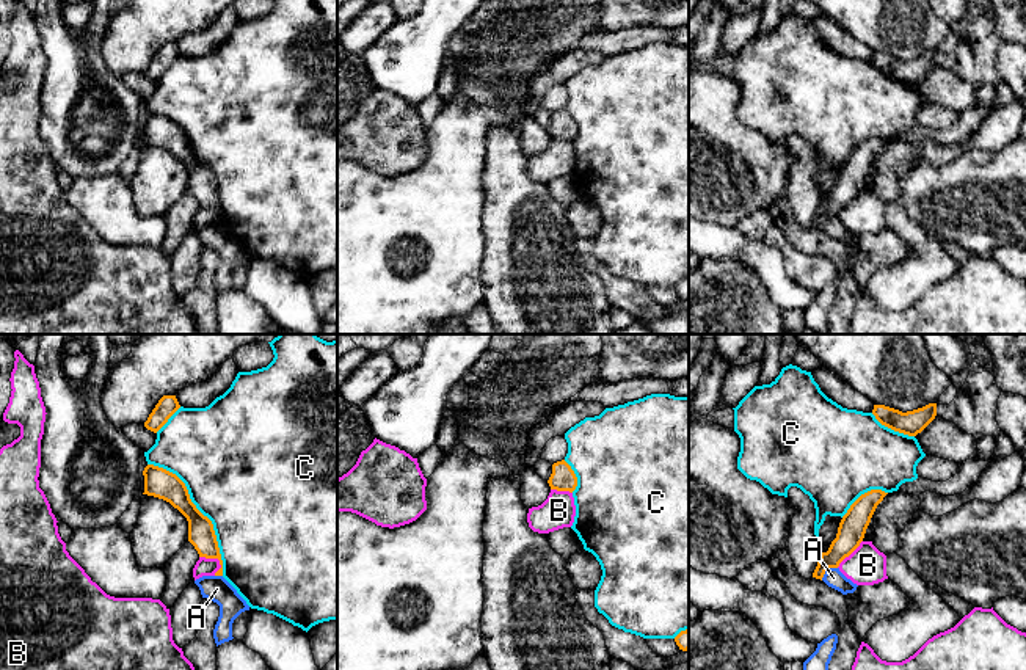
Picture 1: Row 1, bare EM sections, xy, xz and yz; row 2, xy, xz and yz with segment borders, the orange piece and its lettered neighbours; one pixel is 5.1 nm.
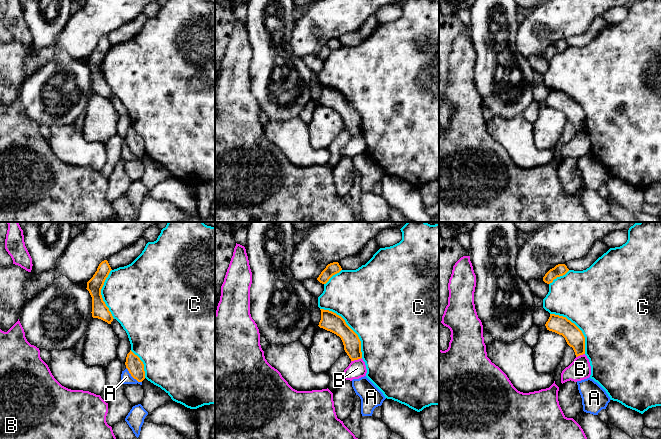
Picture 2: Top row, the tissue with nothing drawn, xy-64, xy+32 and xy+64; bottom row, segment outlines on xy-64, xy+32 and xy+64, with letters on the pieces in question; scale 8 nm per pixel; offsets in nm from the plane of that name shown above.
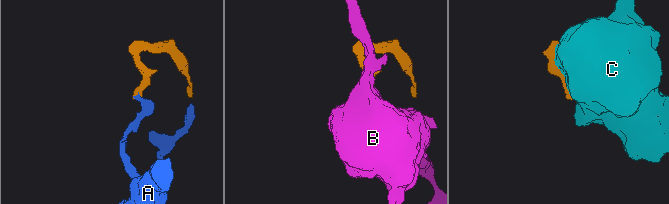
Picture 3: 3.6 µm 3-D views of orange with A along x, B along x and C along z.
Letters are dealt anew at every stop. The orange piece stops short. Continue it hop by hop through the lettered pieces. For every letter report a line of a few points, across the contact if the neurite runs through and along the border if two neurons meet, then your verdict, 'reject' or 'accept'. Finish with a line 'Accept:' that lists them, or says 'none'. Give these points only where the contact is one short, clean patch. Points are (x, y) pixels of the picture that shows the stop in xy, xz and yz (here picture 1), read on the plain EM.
A: line yz (836, 215), (830, 215), (821, 228); reject
B: line xy (200, 204), (217, 207), (221, 215); reject
C: reject
Accept: none

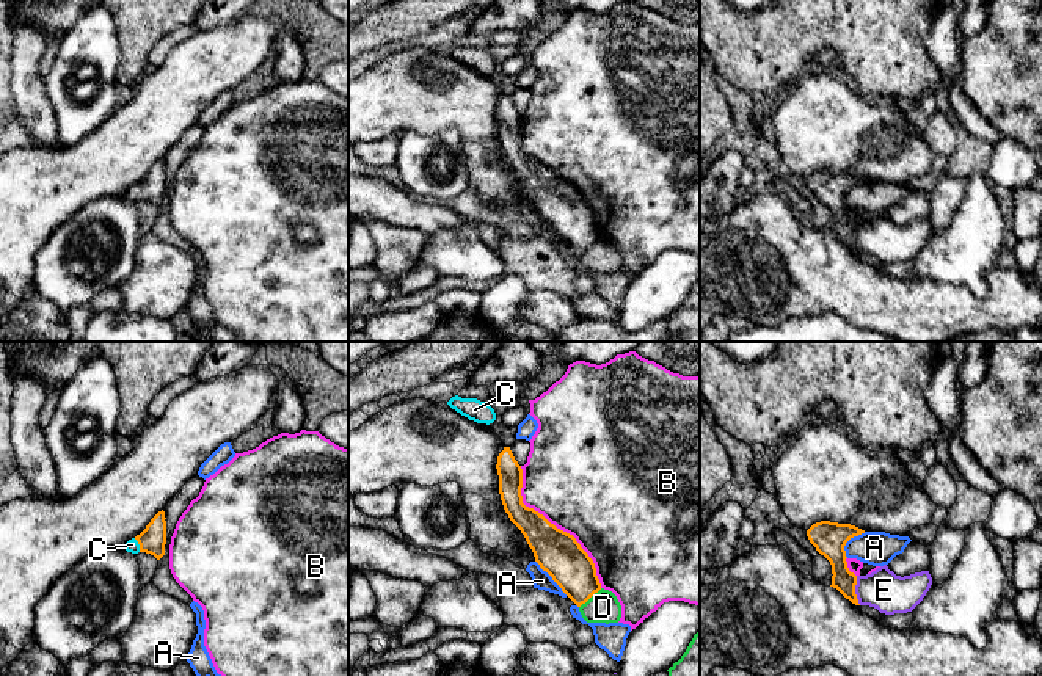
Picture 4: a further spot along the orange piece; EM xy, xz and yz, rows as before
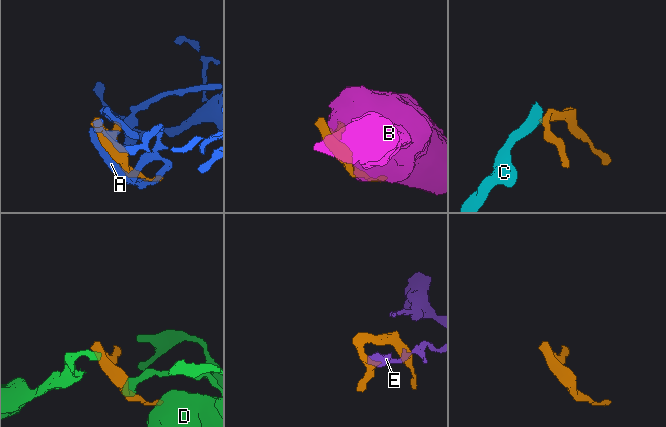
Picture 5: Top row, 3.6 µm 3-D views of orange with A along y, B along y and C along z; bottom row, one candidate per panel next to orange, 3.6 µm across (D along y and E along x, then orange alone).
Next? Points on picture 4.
A: reject
B: reject
C: line xy (153, 188), (138, 192), (132, 193); accept
D: line xz (601, 237), (579, 256); reject
E: line yz (856, 225), (856, 247), (860, 253); reject
Accept: C

